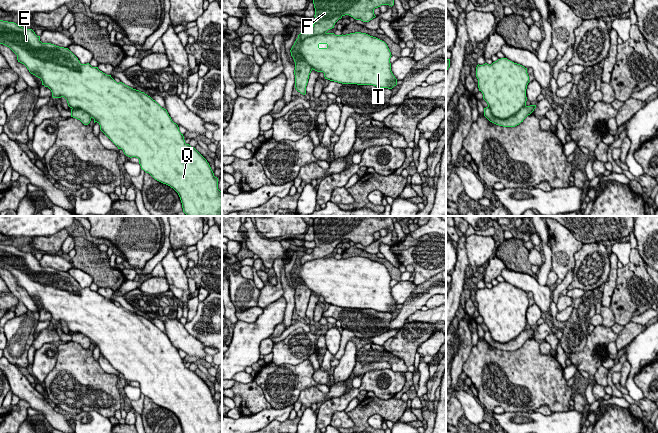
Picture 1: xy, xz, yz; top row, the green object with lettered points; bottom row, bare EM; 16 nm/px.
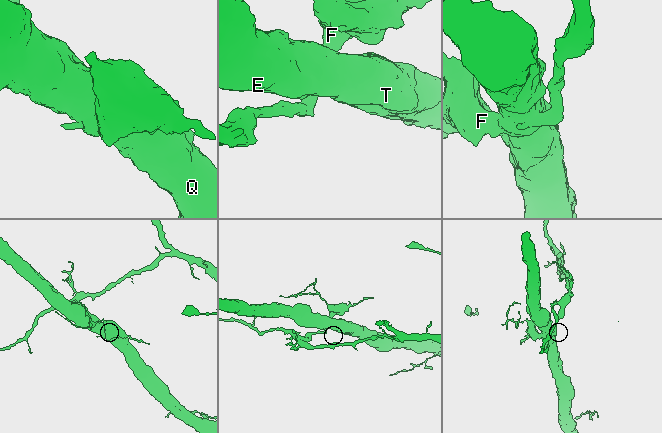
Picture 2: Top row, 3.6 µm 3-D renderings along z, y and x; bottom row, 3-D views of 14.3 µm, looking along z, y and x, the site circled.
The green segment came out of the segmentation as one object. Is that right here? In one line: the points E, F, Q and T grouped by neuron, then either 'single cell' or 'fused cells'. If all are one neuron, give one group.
E Q T / F | fused cells

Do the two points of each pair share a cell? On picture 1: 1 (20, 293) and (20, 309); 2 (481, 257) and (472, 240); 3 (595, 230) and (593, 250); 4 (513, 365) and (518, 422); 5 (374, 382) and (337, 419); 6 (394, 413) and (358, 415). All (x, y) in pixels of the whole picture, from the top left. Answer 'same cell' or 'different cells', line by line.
1: different cells
2: same cell
3: different cells
4: different cells
5: different cells
6: same cell

